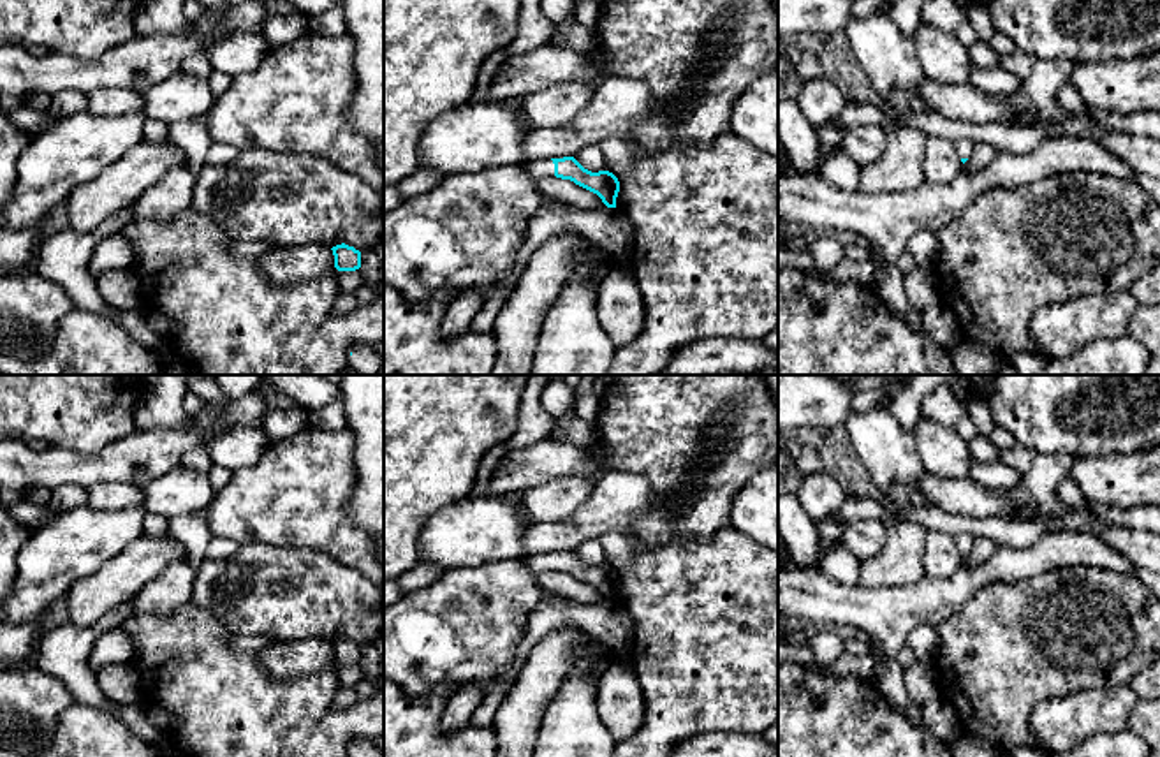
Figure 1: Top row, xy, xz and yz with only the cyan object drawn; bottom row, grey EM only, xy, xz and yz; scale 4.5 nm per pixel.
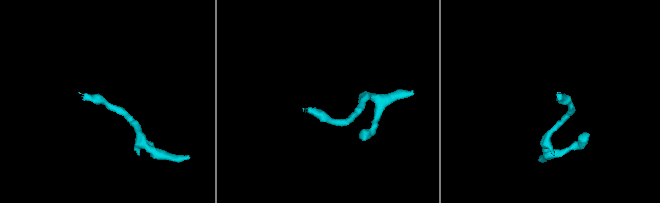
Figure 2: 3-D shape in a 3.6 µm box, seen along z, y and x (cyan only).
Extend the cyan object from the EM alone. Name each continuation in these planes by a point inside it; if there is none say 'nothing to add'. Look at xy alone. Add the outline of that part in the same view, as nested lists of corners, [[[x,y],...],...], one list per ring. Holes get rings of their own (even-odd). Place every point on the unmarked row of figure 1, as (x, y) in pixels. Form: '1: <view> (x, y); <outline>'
nothing to add

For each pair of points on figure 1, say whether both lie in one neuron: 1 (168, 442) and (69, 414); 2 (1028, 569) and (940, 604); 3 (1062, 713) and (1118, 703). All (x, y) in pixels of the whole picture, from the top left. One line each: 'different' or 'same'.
1: different
2: same
3: same

